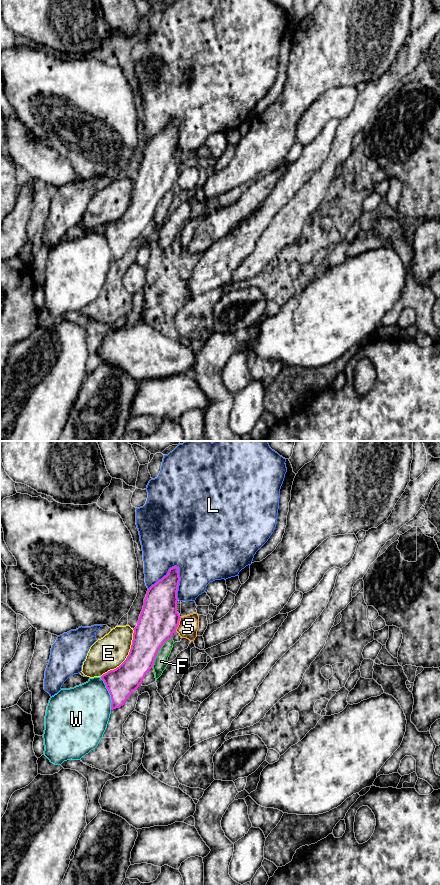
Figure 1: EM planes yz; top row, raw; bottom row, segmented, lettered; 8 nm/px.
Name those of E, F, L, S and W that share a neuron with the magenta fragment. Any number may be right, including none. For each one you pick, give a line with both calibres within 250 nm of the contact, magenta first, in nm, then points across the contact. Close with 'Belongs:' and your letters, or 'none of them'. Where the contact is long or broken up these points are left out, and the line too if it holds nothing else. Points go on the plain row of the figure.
Belongs: none of them

